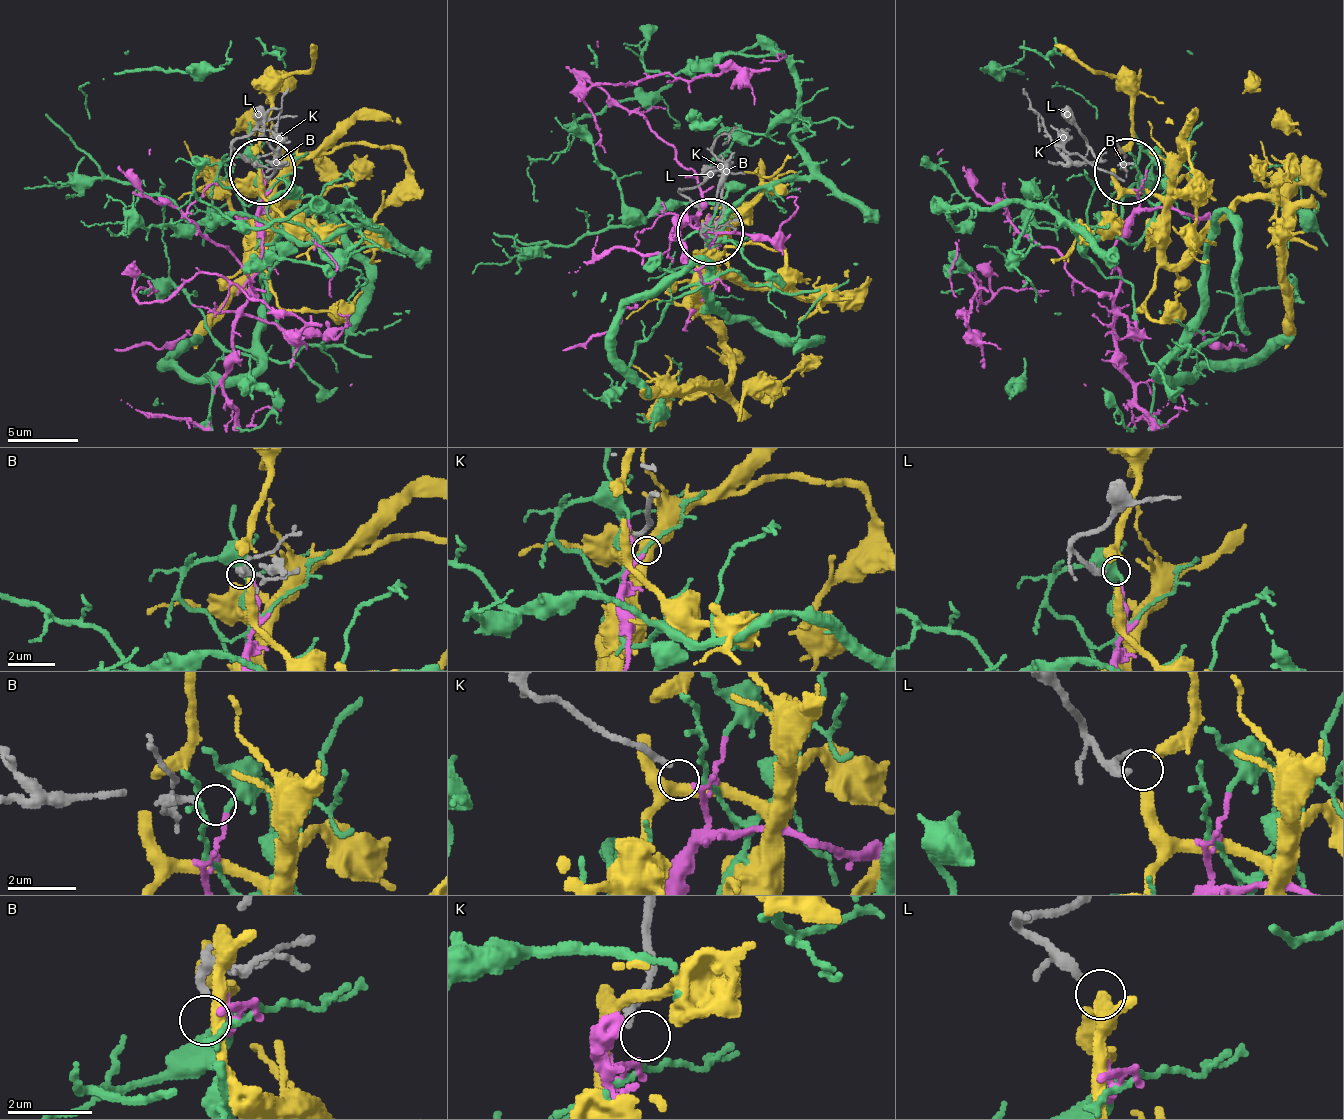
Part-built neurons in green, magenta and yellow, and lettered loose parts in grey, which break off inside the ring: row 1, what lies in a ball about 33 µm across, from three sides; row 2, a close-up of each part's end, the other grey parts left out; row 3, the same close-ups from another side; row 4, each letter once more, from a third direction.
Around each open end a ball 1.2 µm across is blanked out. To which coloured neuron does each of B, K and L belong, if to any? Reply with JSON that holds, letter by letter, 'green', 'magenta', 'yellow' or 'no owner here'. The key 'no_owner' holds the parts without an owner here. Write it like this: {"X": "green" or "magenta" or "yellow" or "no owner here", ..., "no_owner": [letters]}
{"B": "no owner here", "K": "magenta", "L": "no owner here", "no_owner": ["B", "L"]}

